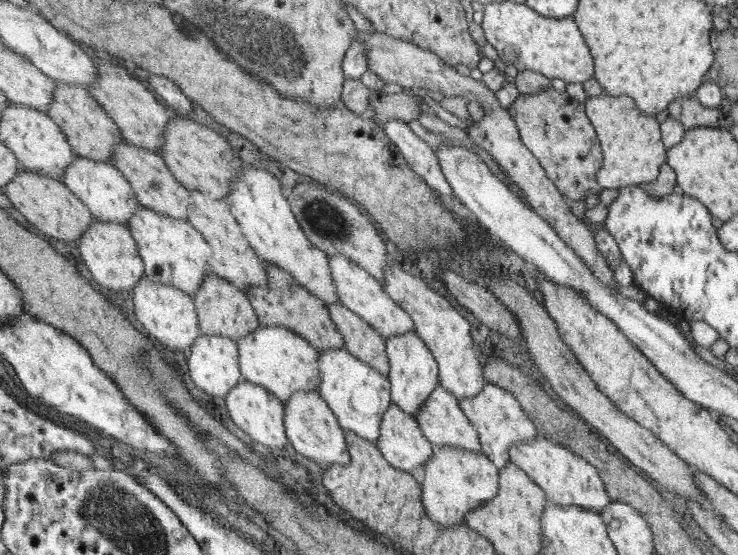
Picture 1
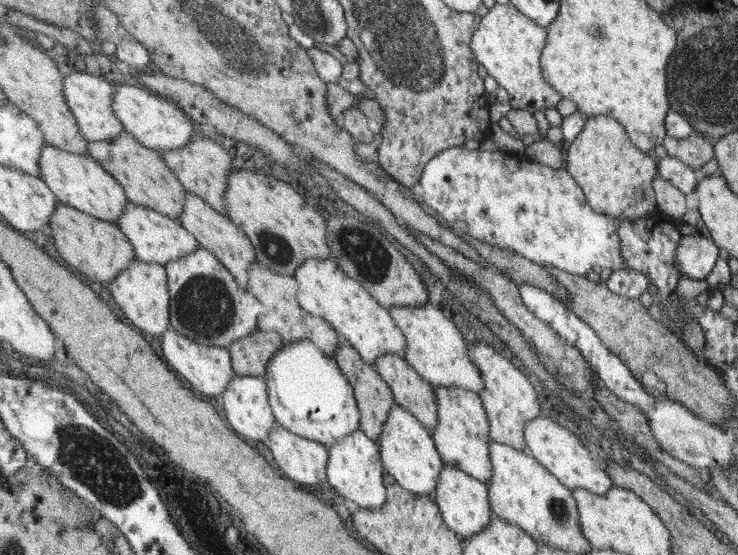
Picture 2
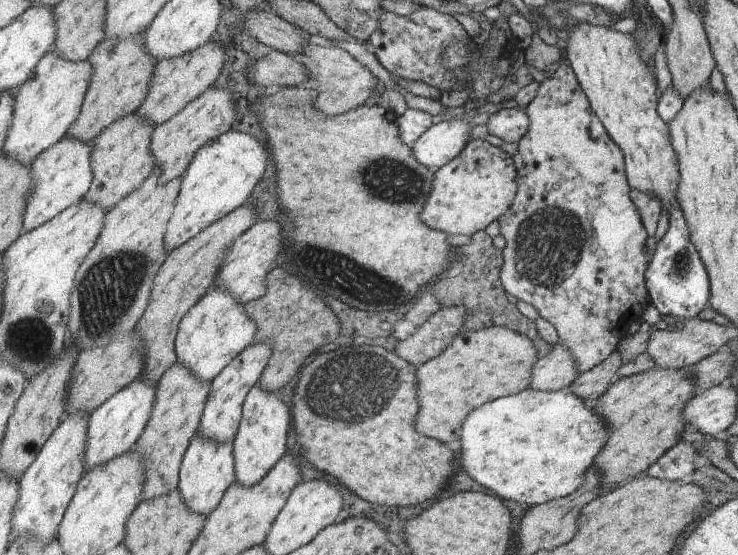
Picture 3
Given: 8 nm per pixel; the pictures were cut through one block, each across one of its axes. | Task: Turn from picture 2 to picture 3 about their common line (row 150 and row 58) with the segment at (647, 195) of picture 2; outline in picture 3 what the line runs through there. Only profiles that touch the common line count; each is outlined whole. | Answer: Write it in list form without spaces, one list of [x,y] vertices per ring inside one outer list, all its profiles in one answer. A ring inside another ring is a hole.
[[[587,21],[575,24],[564,37],[567,38],[566,61],[576,72],[581,88],[588,94],[592,107],[600,116],[604,127],[624,151],[626,173],[631,188],[655,195],[662,202],[662,206],[666,206],[668,213],[673,207],[677,207],[675,198],[679,180],[677,158],[670,142],[668,126],[661,122],[661,118],[655,112],[658,102],[651,74],[653,68],[640,57],[637,39],[633,33],[617,32],[611,27],[594,25]]]

